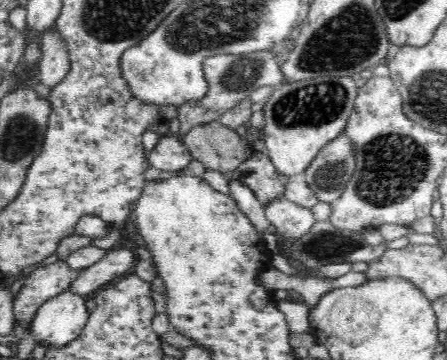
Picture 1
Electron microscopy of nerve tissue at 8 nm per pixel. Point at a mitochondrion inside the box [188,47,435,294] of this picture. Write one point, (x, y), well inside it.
(322, 104)

